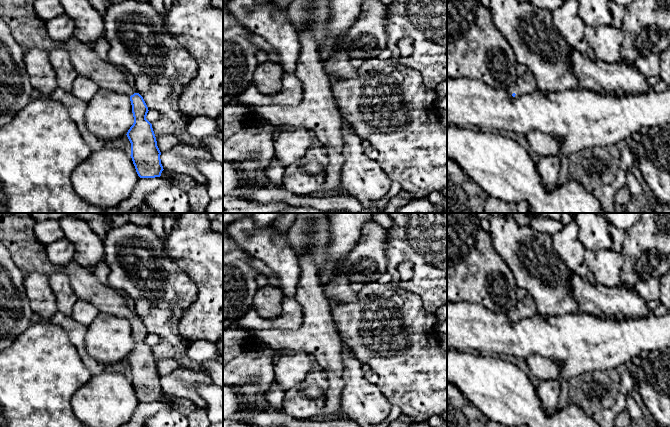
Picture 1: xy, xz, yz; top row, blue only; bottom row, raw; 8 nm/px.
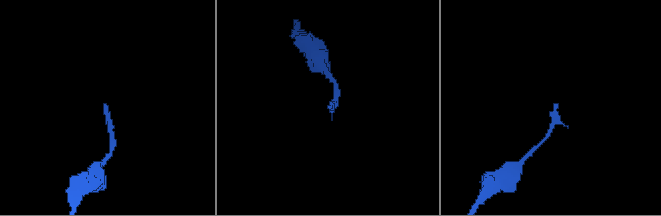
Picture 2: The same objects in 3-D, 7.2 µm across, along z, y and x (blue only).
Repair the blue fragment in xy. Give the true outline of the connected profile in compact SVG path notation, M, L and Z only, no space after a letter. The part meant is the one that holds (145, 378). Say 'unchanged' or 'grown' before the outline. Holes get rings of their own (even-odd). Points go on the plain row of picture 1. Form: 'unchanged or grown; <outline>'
grown; M0 213L0 243L10 252L13 262L24 273L42 273L51 276L55 273L65 274L69 277L71 286L78 299L91 302L101 313L114 314L120 318L130 321L134 347L127 356L131 367L131 382L136 396L140 402L160 401L163 393L161 388L161 376L157 370L156 361L152 348L146 343L148 331L143 321L136 317L134 312L128 309L123 296L115 289L102 285L93 274L92 269L80 266L75 260L64 266L57 266L51 263L45 250L46 245L36 237L34 227L37 223L30 213Z

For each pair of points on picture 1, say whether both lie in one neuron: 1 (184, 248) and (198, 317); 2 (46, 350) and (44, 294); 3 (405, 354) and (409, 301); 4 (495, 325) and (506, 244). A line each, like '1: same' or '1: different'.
1: same
2: different
3: same
4: different

